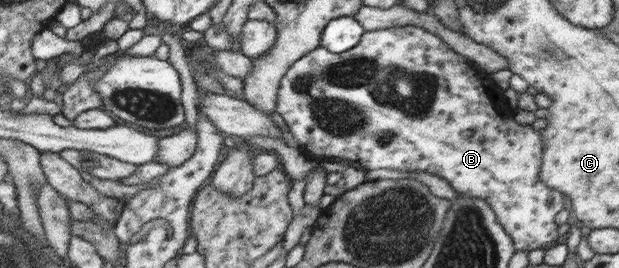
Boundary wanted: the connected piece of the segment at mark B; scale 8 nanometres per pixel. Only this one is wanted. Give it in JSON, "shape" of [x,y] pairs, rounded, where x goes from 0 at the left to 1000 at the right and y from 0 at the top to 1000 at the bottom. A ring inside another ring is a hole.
{"shape":[[[637,97],[624,108],[591,116],[588,131],[583,131],[582,157],[578,157],[575,172],[554,198],[540,198],[533,194],[530,179],[523,179],[520,172],[514,175],[511,187],[494,201],[494,209],[489,209],[485,224],[480,224],[480,231],[475,235],[473,246],[467,254],[467,265],[457,284],[457,295],[454,299],[452,366],[447,381],[447,418],[457,437],[460,463],[467,474],[470,500],[475,507],[475,519],[485,545],[485,556],[489,560],[491,552],[498,552],[504,575],[511,575],[511,586],[527,582],[527,590],[549,593],[549,582],[559,582],[559,593],[564,593],[564,601],[574,623],[590,631],[591,638],[607,634],[607,627],[628,627],[630,634],[646,638],[685,638],[722,672],[727,694],[740,720],[750,720],[758,735],[775,735],[779,746],[788,754],[790,772],[796,780],[805,828],[811,836],[814,862],[827,888],[830,925],[834,925],[837,937],[848,933],[853,940],[866,929],[876,929],[880,925],[884,910],[889,910],[889,903],[895,903],[895,888],[901,888],[898,836],[895,836],[895,806],[905,791],[905,769],[908,769],[908,724],[905,724],[901,705],[889,701],[887,690],[882,690],[872,668],[877,537],[877,515],[874,507],[872,485],[861,485],[856,466],[840,466],[834,459],[834,451],[829,444],[829,422],[822,410],[816,377],[813,340],[806,332],[805,313],[798,310],[798,299],[793,295],[792,276],[787,276],[779,261],[779,254],[772,250],[772,239],[767,239],[766,224],[758,224],[753,220],[753,209],[746,209],[746,194],[733,194],[733,179],[727,179],[727,164],[721,164],[721,149],[714,149],[714,134],[704,134],[704,119],[688,119],[688,112],[682,112],[682,104],[672,104],[672,97]]]}

